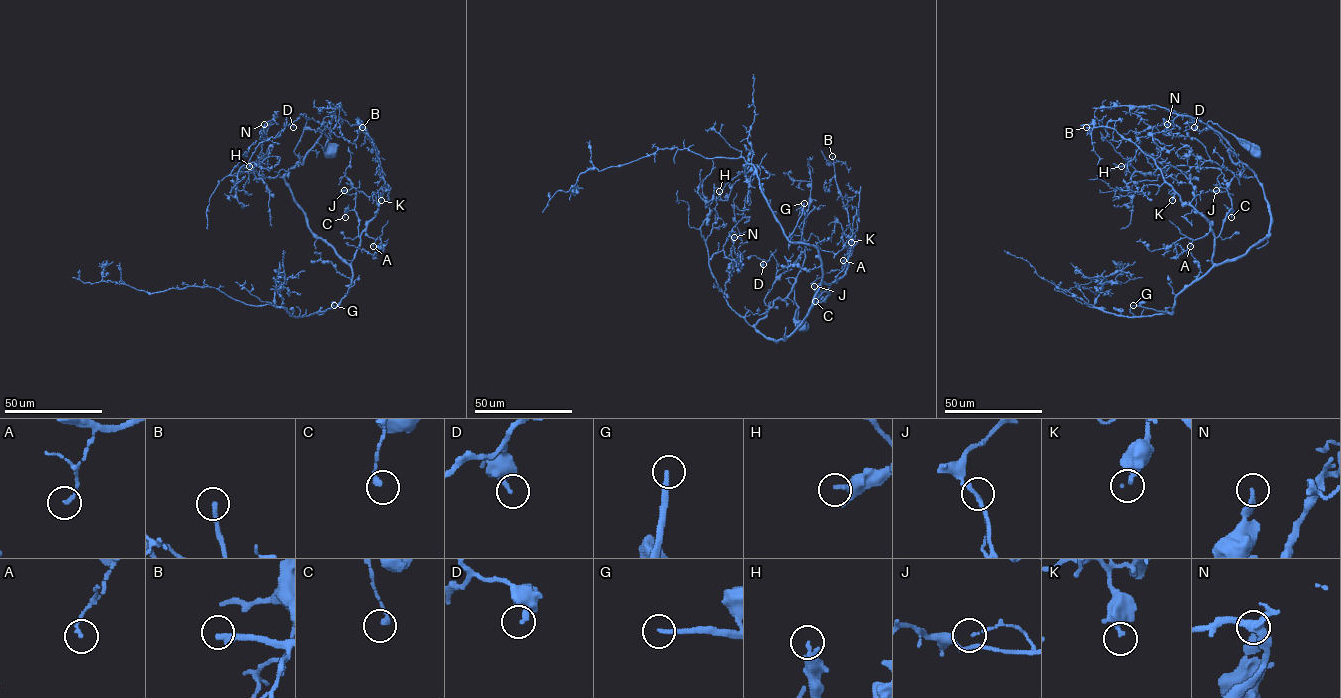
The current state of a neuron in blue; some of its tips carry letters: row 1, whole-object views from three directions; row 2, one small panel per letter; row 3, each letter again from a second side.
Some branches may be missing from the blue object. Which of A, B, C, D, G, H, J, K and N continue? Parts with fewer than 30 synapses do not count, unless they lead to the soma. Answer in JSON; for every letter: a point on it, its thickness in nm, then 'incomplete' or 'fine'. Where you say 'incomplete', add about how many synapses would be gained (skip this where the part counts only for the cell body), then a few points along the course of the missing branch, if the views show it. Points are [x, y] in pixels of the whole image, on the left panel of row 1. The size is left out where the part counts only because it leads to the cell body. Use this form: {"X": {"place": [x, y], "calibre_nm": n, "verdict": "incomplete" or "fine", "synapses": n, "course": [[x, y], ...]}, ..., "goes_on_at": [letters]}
{"A": {"place": [373, 246], "calibre_nm": 150, "verdict": "fine"}, "B": {"place": [362, 127], "calibre_nm": 240, "verdict": "incomplete", "synapses": 30, "course": [[362, 127], [367, 150], [357, 157]]}, "C": {"place": [345, 217], "calibre_nm": 200, "verdict": "fine"}, "D": {"place": [293, 127], "calibre_nm": 300, "verdict": "fine"}, "G": {"place": [334, 305], "calibre_nm": 200, "verdict": "incomplete", "synapses": 100, "course": [[334, 305], [335, 301], [329, 297], [337, 287], [328, 284], [315, 288], [307, 276]]}, "H": {"place": [249, 166], "calibre_nm": 220, "verdict": "fine"}, "J": {"place": [344, 190], "calibre_nm": 100, "verdict": "fine"}, "K": {"place": [381, 200], "calibre_nm": 240, "verdict": "fine"}, "N": {"place": [264, 124], "calibre_nm": 240, "verdict": "fine"}, "goes_on_at": ["B", "G"]}

